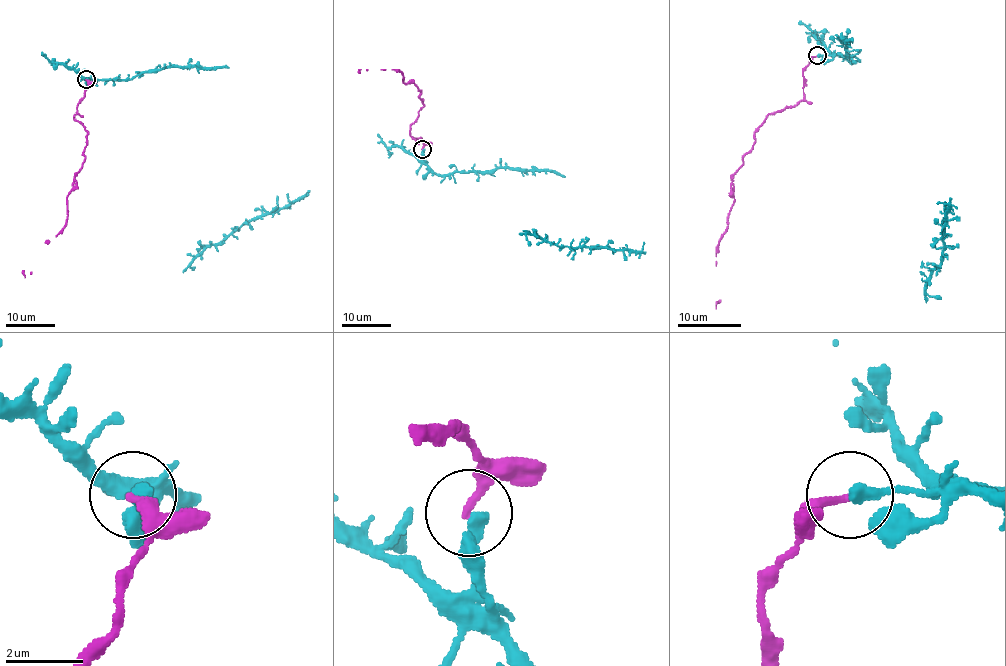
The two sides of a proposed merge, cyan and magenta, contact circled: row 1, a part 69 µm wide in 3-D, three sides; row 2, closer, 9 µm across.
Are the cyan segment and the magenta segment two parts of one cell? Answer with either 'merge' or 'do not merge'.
do not merge

